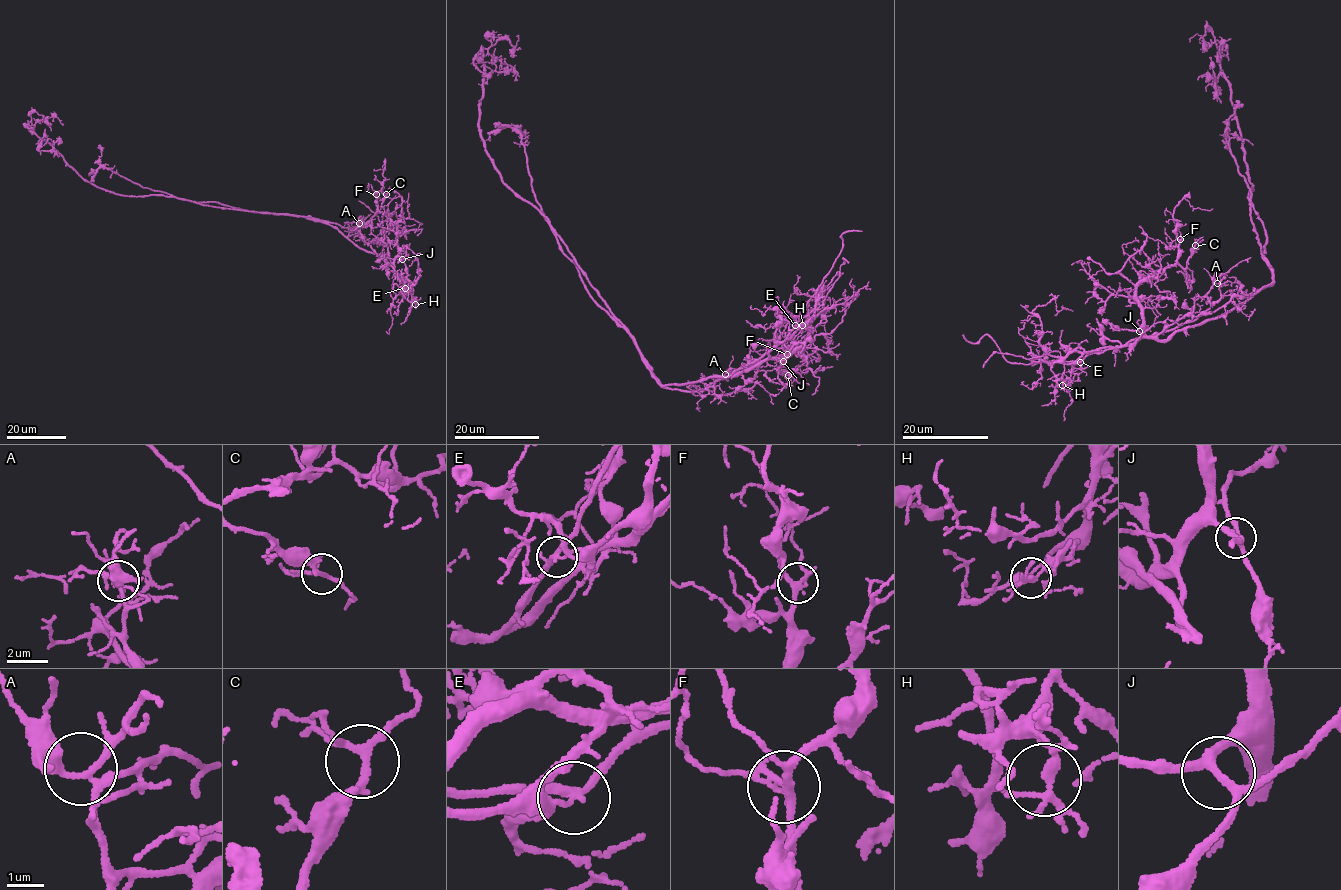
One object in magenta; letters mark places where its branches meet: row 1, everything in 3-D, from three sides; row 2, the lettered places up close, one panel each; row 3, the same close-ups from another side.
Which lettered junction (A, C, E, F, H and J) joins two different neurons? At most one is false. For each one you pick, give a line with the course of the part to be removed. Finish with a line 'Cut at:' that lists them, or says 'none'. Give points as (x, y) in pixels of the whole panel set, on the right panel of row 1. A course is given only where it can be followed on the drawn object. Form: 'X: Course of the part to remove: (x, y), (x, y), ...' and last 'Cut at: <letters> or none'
E: Course of the part to remove: (1080, 362), (1092, 350), (1171, 330), (1274, 283), (1262, 256), (1268, 240), (1226, 133), (1253, 144)
Cut at: E

